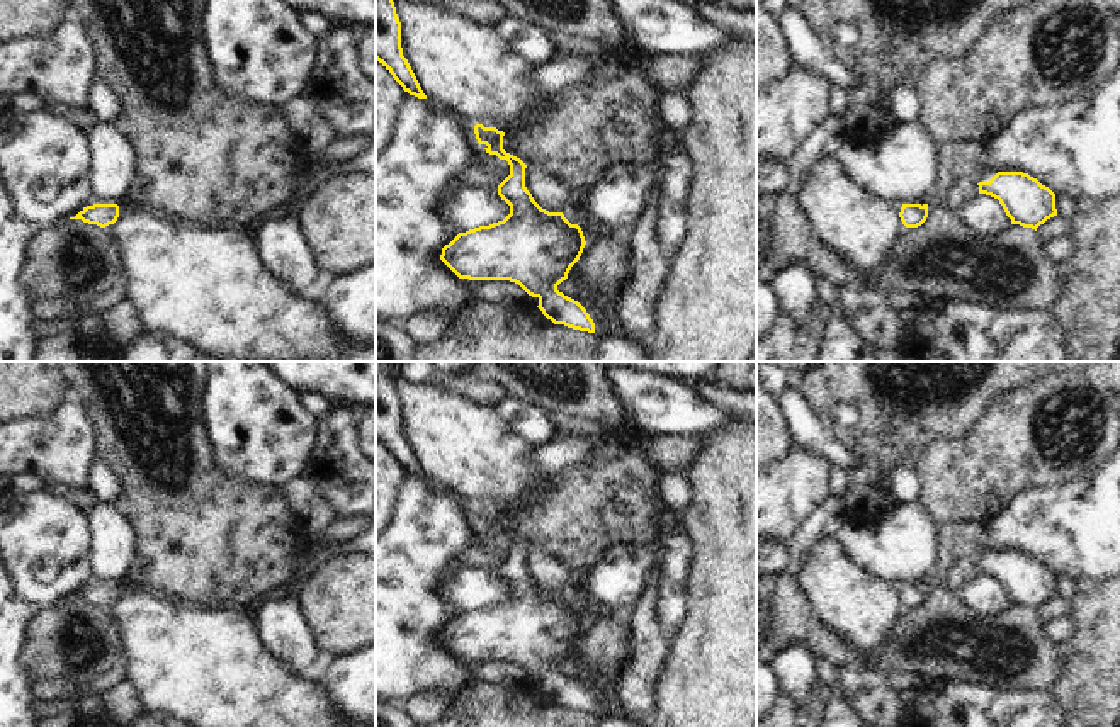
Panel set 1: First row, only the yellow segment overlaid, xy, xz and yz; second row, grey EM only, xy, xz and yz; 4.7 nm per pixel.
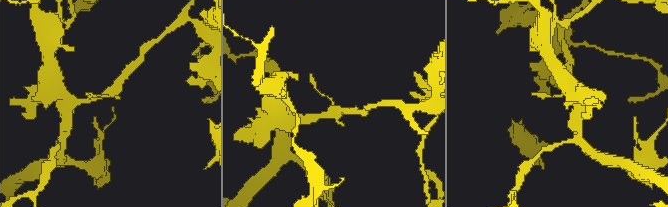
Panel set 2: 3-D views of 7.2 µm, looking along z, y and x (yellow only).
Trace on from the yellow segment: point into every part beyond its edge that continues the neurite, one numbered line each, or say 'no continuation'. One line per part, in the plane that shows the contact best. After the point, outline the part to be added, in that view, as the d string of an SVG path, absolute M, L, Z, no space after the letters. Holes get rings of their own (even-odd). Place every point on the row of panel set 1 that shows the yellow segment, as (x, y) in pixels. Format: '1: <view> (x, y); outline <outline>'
no continuation

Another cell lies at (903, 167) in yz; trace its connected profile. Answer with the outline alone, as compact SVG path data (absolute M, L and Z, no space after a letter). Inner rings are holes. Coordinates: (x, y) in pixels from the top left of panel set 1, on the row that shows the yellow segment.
M901 122L877 143L843 143L834 156L867 192L894 204L926 204L940 177L938 143L919 122Z

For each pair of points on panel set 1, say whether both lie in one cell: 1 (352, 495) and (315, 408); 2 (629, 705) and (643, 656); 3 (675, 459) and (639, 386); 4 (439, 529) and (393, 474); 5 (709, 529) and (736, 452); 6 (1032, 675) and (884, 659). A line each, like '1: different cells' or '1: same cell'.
1: different cells
2: same cell
3: different cells
4: different cells
5: same cell
6: same cell

